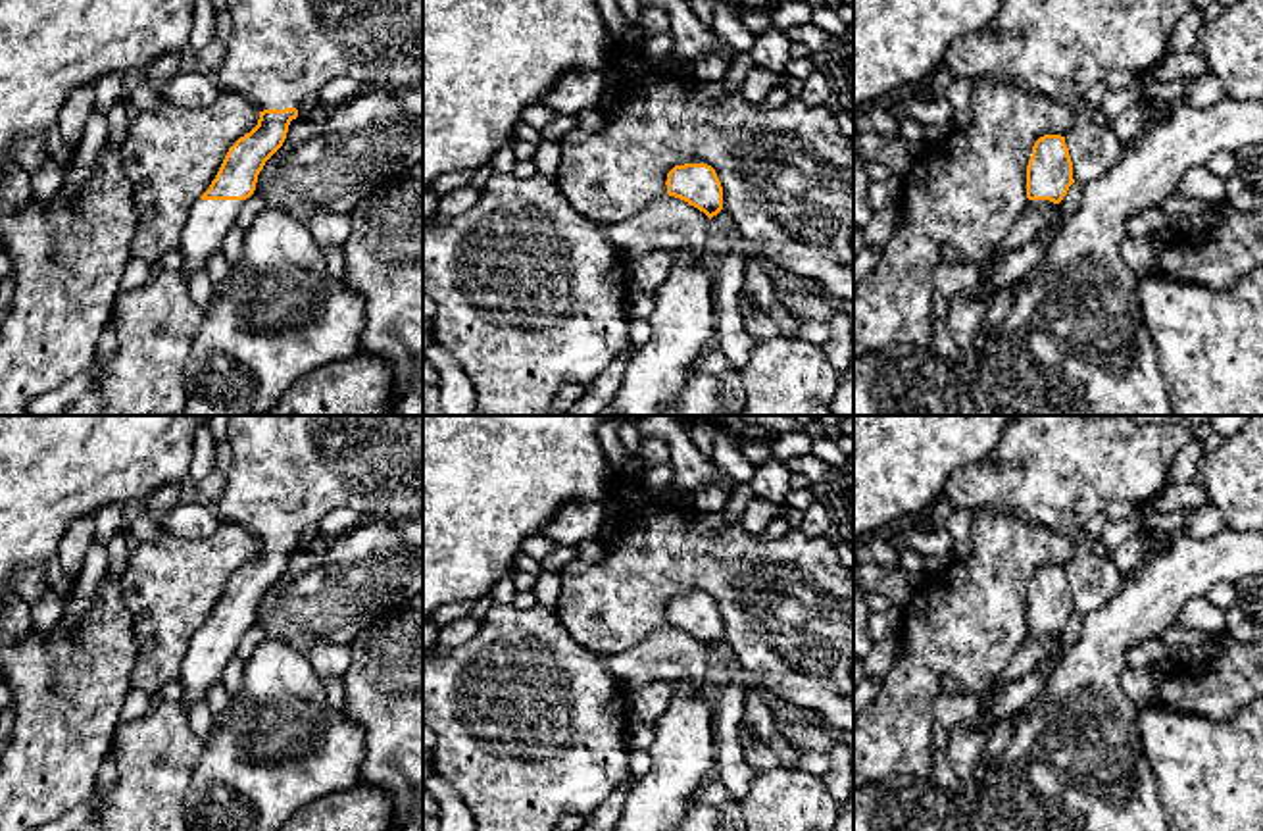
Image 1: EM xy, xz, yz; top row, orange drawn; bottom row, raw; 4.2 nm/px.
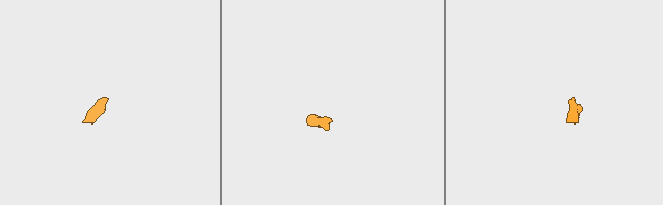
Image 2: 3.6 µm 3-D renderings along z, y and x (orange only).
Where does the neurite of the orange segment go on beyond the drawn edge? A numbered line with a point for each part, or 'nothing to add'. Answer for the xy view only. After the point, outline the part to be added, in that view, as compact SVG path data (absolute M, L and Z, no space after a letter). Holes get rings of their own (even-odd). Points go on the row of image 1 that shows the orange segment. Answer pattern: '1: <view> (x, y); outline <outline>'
1: xy (281, 52); outline M229 0L229 12L233 35L225 42L227 54L210 73L221 90L242 94L260 112L300 110L334 77L390 90L423 85L423 0Z
2: xy (210, 220); outline M202 198L192 204L179 240L185 258L181 273L186 281L206 269L208 260L221 250L227 231L236 225L242 204L244 200Z

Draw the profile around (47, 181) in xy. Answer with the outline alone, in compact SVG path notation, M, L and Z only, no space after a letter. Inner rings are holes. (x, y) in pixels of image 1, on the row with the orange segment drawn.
M46 154L38 171L31 175L33 198L38 202L50 202L62 190L63 179L65 169Z

